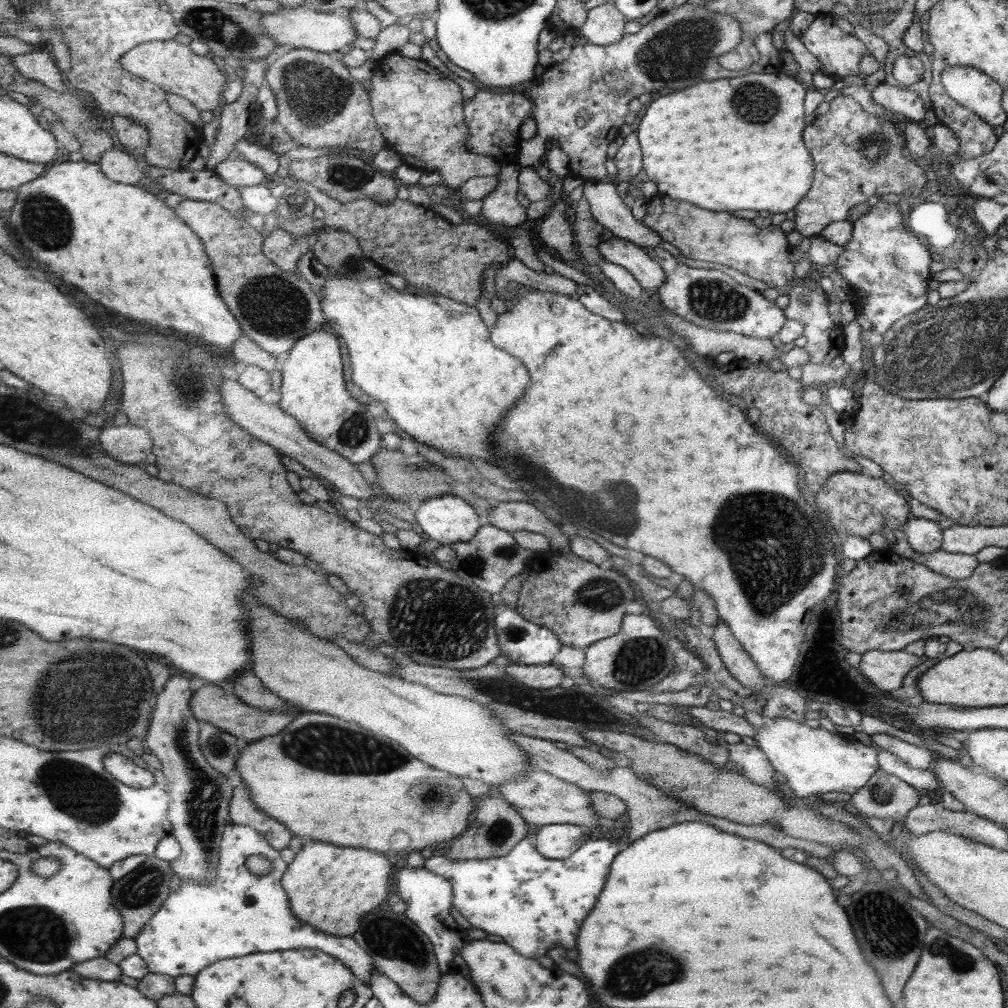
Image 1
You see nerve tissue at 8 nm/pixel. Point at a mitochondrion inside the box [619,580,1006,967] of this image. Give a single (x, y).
(973, 614)

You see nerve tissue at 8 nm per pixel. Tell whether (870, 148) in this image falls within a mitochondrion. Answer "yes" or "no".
yes

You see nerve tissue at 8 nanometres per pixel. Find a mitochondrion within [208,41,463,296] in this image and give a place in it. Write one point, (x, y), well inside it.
(314, 93)

